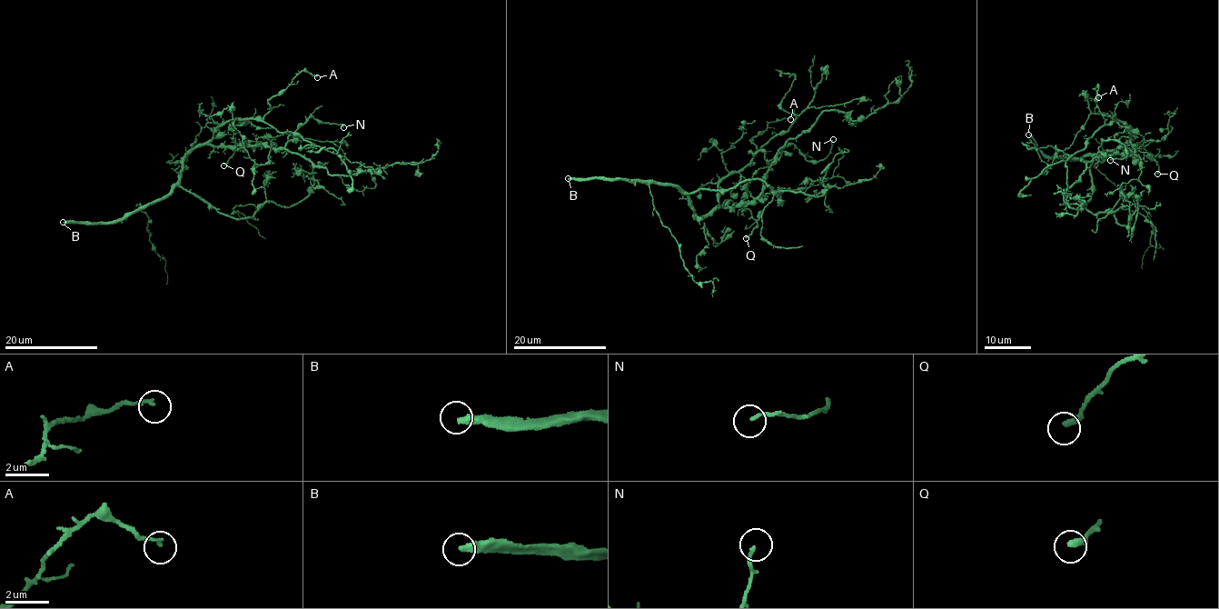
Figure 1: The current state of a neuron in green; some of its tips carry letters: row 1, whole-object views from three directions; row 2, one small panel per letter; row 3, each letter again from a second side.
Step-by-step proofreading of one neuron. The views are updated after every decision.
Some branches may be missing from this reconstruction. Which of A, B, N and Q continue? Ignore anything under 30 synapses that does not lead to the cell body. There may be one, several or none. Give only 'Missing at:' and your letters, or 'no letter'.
Missing at: B

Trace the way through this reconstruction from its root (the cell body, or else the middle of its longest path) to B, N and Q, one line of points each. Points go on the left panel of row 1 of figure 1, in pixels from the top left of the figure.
B: (189, 154), (183, 160), (181, 177), (161, 199), (114, 221), (63, 222)
N: (189, 154), (210, 144), (251, 147), (258, 144), (279, 150), (311, 115), (322, 123), (341, 124), (343, 127)
Q: (189, 154), (206, 144), (233, 145), (240, 142), (242, 147), (223, 165)

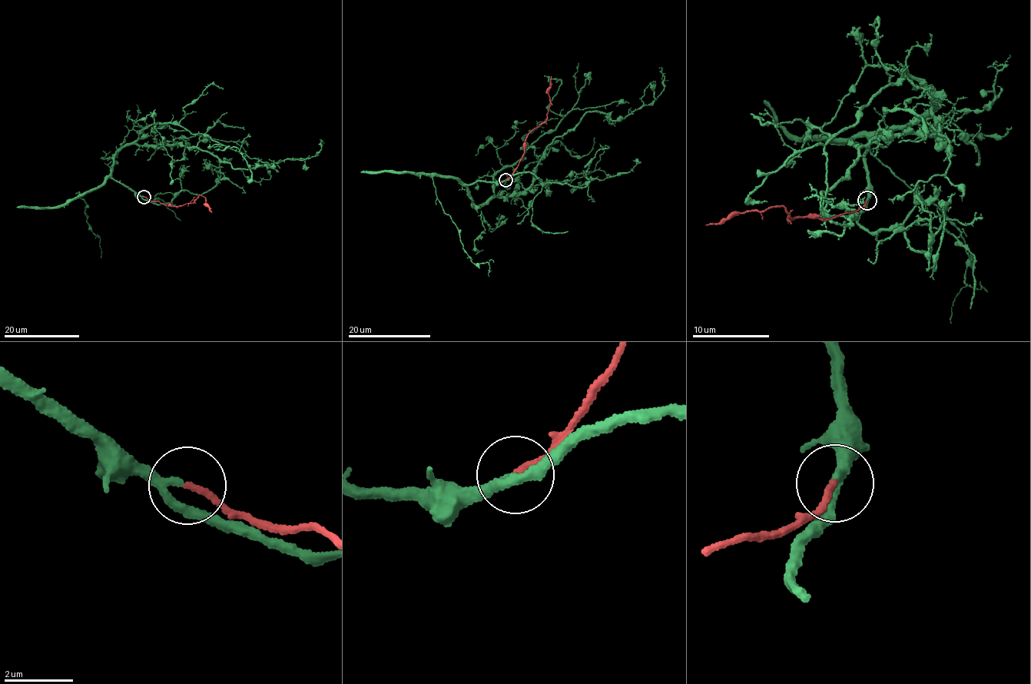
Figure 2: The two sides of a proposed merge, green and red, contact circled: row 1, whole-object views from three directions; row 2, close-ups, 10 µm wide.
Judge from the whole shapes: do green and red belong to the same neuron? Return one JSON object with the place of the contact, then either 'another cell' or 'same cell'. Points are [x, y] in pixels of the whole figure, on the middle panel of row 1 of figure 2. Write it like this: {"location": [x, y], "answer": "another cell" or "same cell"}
{"location": [505, 180], "answer": "same cell"}

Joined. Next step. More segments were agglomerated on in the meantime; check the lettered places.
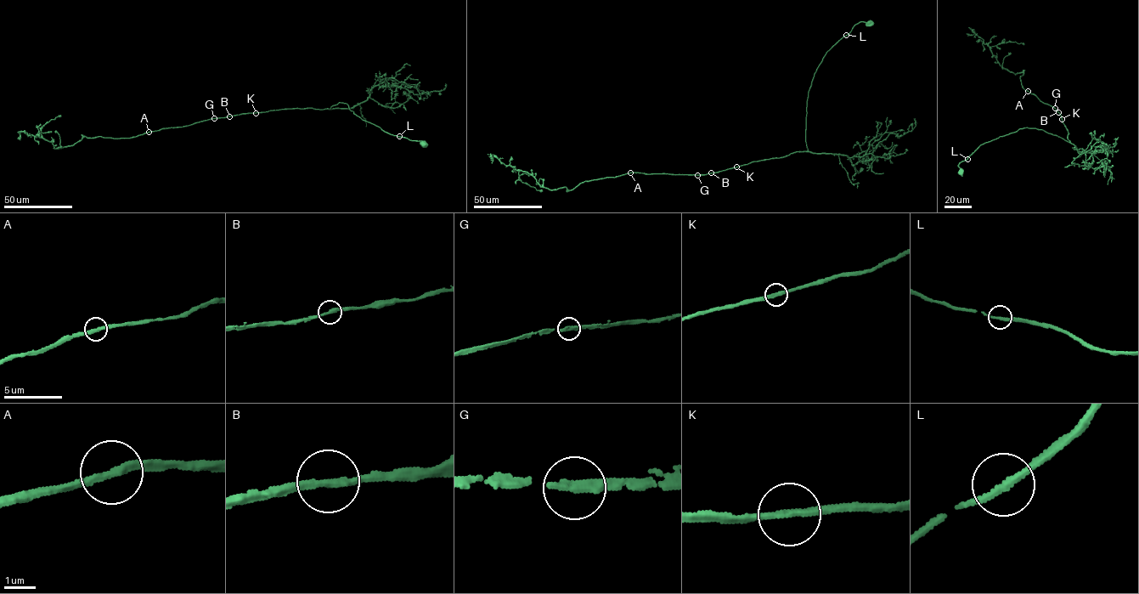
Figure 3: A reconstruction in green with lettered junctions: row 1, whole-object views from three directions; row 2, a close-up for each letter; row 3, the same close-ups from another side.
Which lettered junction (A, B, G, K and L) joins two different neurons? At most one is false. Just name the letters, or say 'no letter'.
no letter

